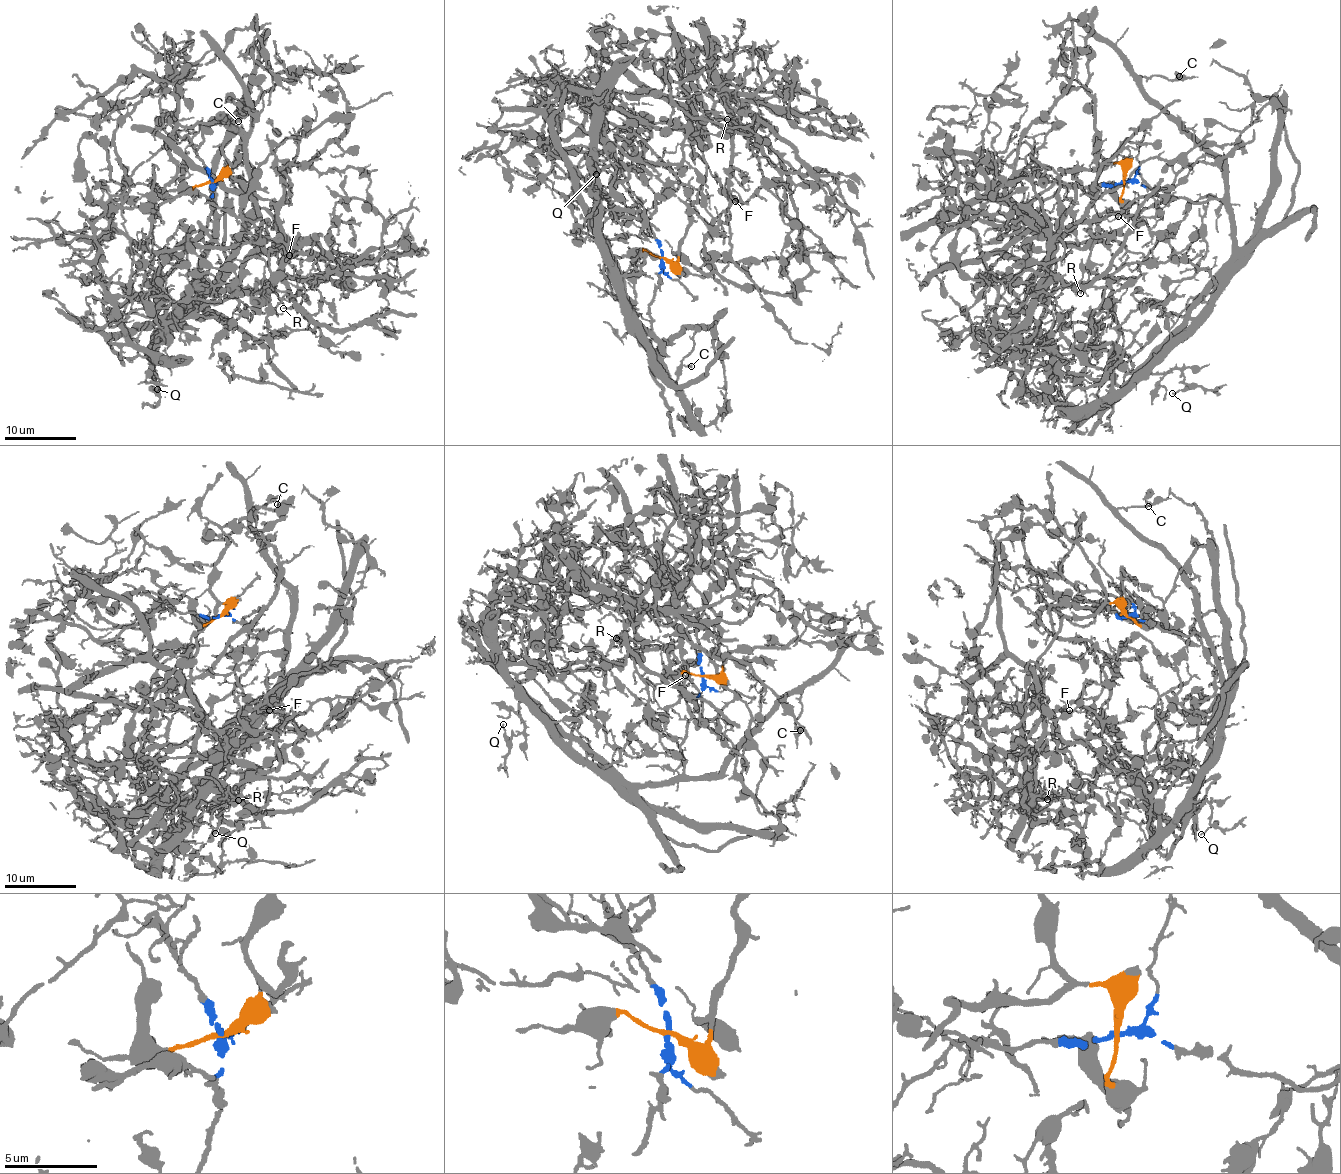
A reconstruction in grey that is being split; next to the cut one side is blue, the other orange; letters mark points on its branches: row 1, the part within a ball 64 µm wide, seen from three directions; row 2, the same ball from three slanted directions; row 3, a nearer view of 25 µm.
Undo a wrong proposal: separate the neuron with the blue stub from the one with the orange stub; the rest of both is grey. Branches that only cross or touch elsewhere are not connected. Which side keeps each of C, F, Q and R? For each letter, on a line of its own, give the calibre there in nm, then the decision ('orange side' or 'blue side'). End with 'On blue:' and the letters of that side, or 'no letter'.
C: 110 nm | blue side
F: 90 nm | orange side
Q: 60 nm | orange side
R: 120 nm | orange side
On blue: C

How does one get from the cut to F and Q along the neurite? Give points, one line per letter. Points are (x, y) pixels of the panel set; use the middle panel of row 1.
F: (662, 257), (677, 260), (687, 207), (701, 190), (705, 117), (721, 117), (732, 127), (735, 202)
Q: (662, 257), (677, 260), (708, 138), (606, 121), (586, 177), (593, 197), (597, 173)

